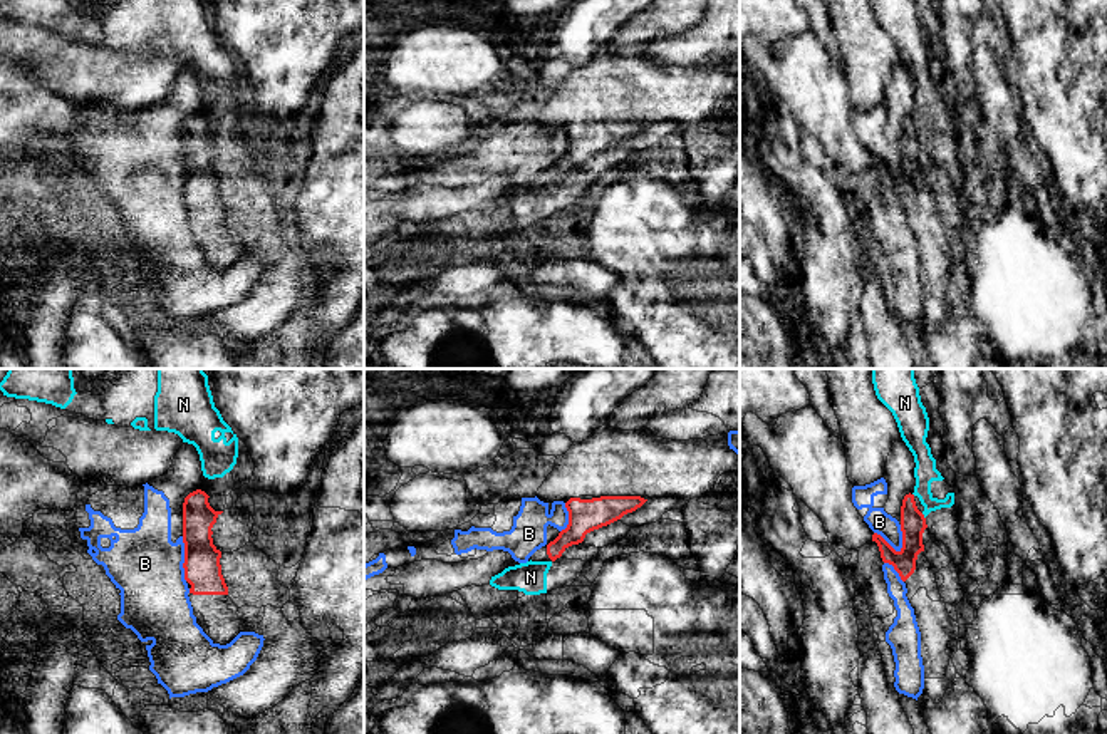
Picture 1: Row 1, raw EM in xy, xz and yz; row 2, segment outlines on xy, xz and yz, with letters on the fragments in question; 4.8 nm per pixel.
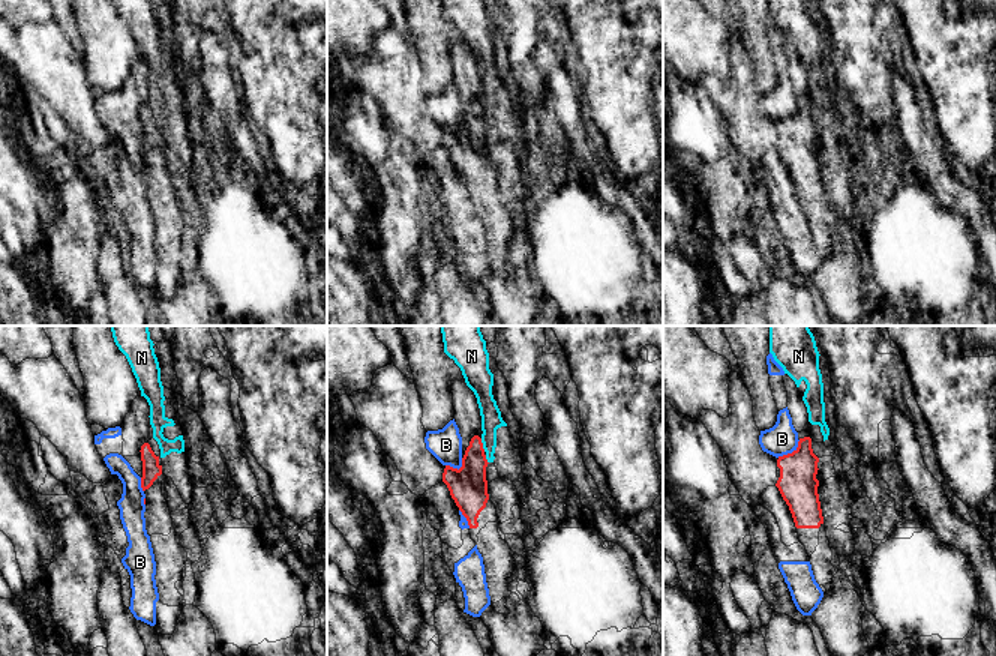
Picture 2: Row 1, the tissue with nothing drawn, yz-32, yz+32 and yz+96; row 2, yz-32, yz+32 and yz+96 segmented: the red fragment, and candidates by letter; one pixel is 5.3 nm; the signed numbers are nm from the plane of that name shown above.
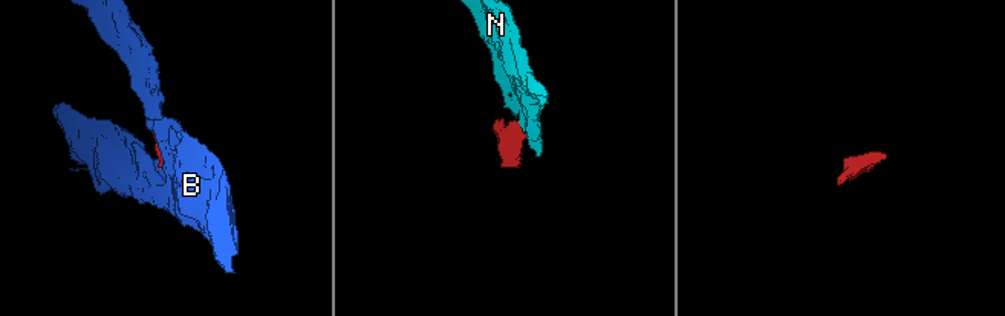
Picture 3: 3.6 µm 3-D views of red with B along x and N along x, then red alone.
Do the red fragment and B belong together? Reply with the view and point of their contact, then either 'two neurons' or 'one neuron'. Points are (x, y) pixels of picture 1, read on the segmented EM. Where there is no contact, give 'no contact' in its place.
meets red in yz at (886, 542); two neurons

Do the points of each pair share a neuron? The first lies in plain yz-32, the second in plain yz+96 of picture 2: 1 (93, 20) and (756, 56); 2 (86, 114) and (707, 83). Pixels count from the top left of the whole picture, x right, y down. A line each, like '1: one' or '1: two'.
1: one
2: one

